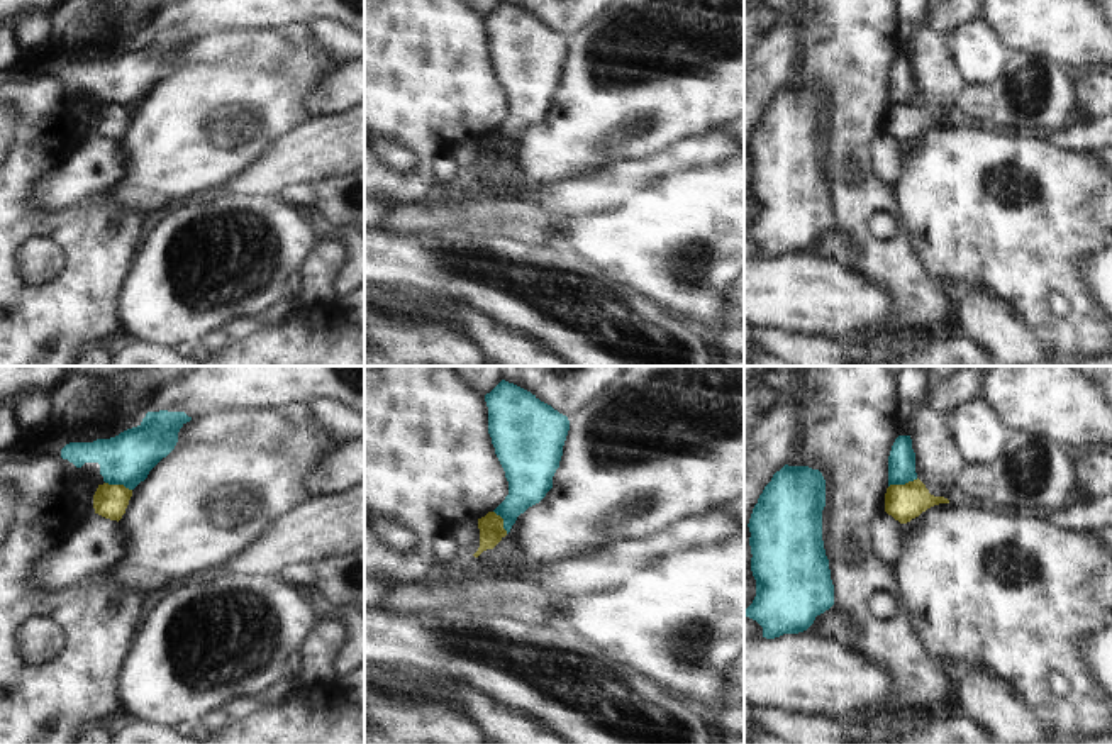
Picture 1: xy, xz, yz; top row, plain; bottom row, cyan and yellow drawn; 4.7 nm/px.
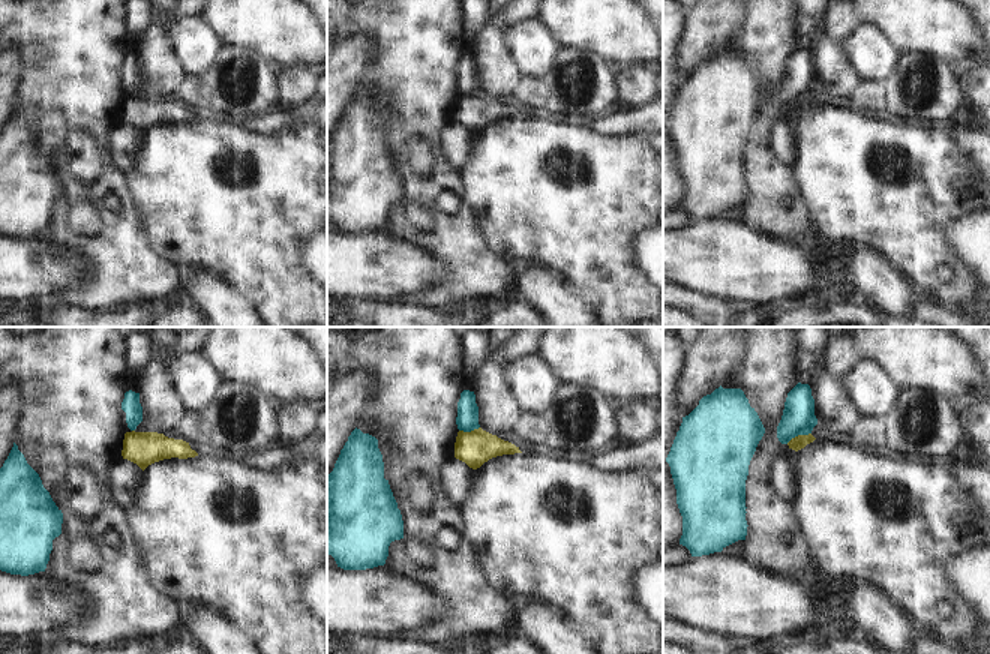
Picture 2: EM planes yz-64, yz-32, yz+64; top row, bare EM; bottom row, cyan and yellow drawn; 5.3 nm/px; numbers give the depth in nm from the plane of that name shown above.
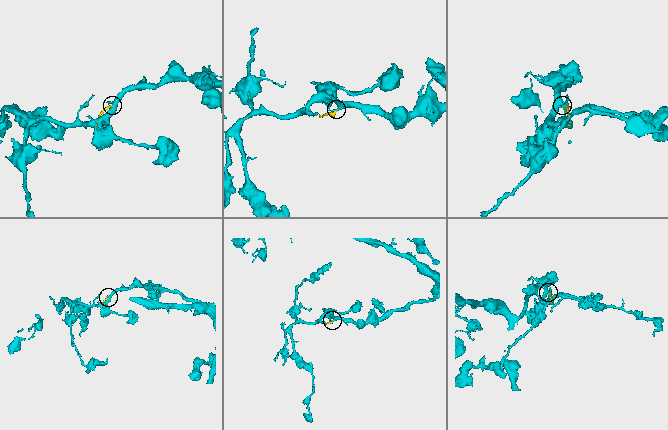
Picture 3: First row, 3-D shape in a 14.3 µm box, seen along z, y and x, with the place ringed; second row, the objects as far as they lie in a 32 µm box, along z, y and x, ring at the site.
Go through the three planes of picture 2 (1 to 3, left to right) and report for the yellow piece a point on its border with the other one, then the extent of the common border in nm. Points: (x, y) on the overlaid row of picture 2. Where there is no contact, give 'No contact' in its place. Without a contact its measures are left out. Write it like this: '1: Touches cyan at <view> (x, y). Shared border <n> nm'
1: No contact
2: Touches cyan at yz-32 (468, 431). Shared border 110 nm
3: Touches cyan at yz+64 (798, 434). Shared border 150 nm.

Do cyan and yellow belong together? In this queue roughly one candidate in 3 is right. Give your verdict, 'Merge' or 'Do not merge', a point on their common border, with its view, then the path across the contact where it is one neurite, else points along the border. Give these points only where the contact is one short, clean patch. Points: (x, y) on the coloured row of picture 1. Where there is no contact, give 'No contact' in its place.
Do not merge. Touches cyan at yz (902, 483). Boundary: yz (917, 478), (889, 487).

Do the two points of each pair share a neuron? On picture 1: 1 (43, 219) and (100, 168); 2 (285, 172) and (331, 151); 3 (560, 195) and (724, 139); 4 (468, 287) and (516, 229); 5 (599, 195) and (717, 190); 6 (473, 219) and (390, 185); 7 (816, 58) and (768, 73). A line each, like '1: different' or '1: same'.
1: different
2: same
3: same
4: different
5: different
6: different
7: different

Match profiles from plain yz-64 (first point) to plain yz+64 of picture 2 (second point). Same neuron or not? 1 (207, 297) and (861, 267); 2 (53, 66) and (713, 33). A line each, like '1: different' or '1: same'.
1: same
2: different

